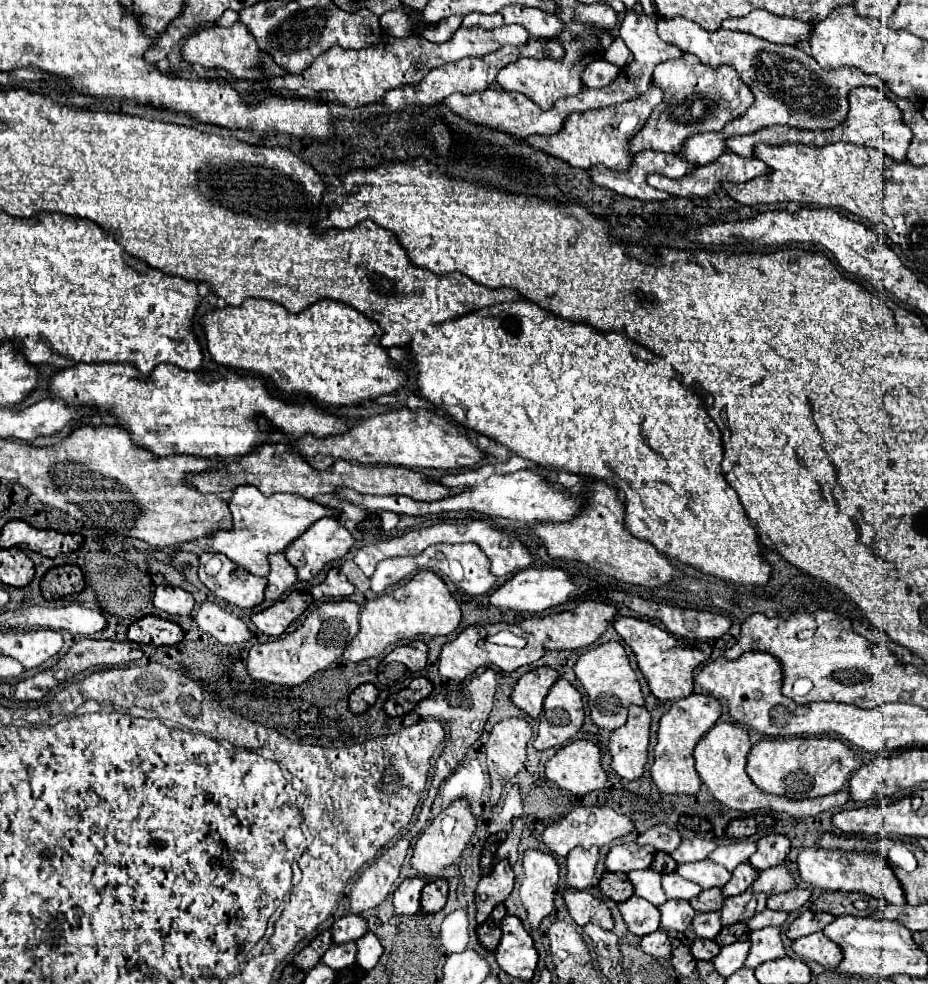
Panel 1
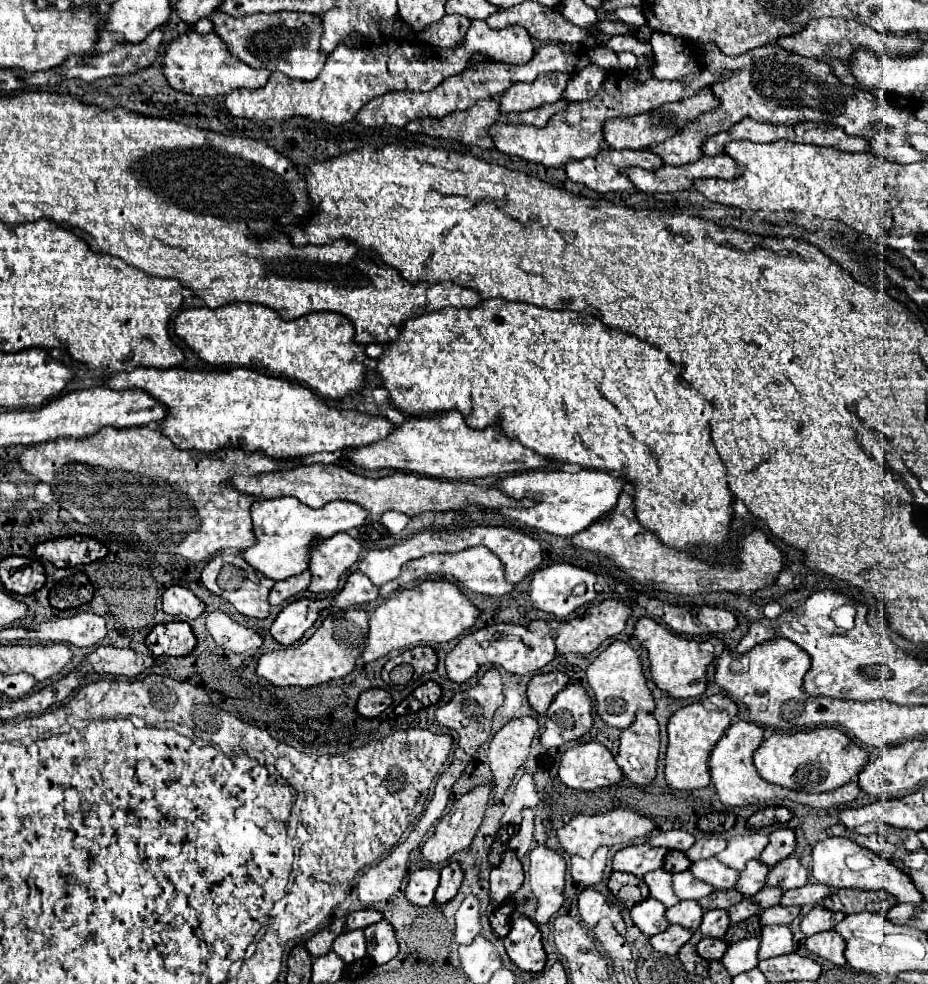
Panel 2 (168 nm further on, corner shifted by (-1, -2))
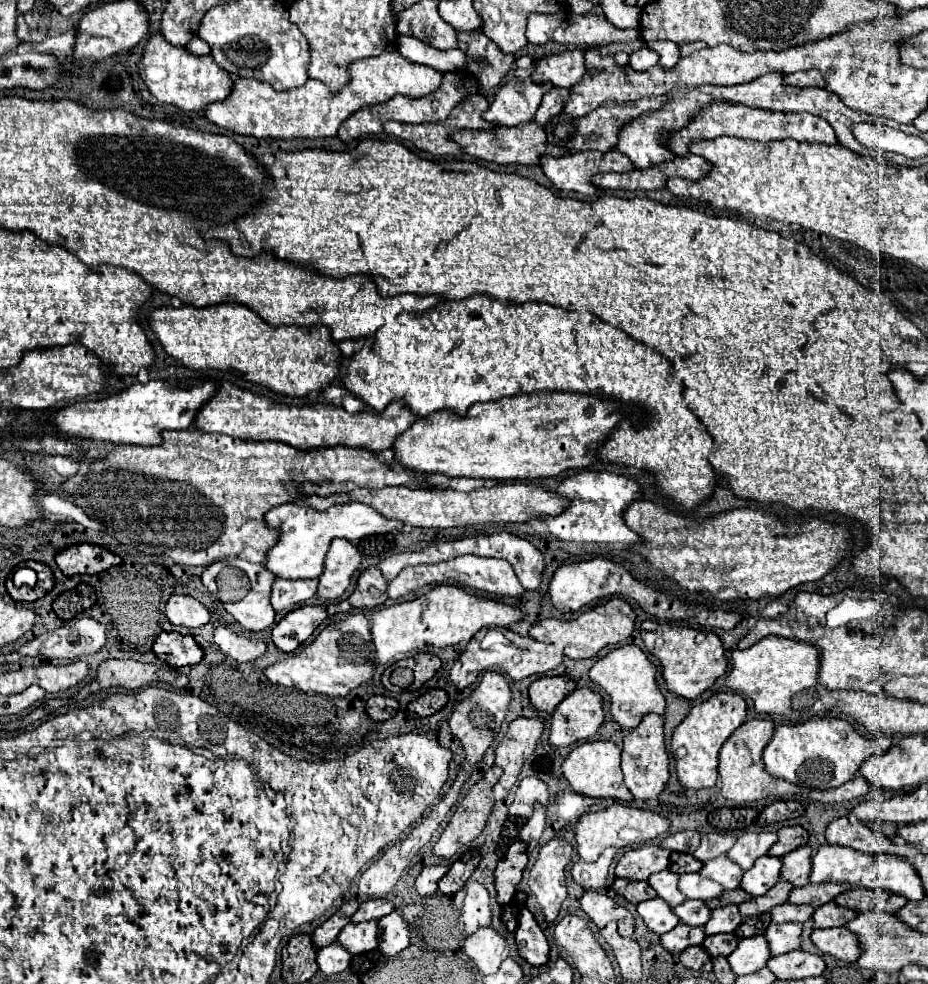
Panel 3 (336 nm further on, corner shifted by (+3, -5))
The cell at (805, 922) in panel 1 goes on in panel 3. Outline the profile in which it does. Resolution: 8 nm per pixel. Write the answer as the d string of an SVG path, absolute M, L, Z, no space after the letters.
M835 901L817 907L813 921L817 929L825 929L825 927L843 927L847 925L851 919L857 917L857 911L847 909L847 907L839 907Z

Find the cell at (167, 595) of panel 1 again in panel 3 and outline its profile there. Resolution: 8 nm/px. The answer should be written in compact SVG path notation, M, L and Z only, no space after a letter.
M173 595L165 607L165 615L173 625L203 627L209 623L209 611L203 603L189 595Z

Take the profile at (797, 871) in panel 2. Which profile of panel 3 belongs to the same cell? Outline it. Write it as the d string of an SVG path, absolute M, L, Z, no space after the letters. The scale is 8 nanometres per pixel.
M803 845L803 847L791 851L789 855L785 855L781 879L793 883L795 887L807 885L809 875L811 875L811 857L813 857L813 849L809 845Z

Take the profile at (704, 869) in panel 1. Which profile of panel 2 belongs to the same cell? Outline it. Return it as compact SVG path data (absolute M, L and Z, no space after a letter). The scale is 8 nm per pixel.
M707 858L707 860L693 862L689 870L697 880L707 882L713 888L733 888L737 878L739 878L739 872L721 864L717 858Z

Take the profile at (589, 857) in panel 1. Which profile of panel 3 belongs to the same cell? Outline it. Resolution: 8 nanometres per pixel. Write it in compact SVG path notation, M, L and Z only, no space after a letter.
M607 847L595 863L585 863L585 861L575 863L571 869L573 881L587 887L587 889L595 889L595 891L601 889L607 881L607 873L609 873L609 867L613 863L615 853L617 853L615 847Z

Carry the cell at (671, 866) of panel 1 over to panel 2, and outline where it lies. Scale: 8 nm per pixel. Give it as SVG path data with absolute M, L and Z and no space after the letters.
M669 850L667 856L665 856L665 862L663 862L663 870L669 872L669 874L675 874L675 872L683 872L691 866L691 862L685 858L683 852L677 852L677 850Z

